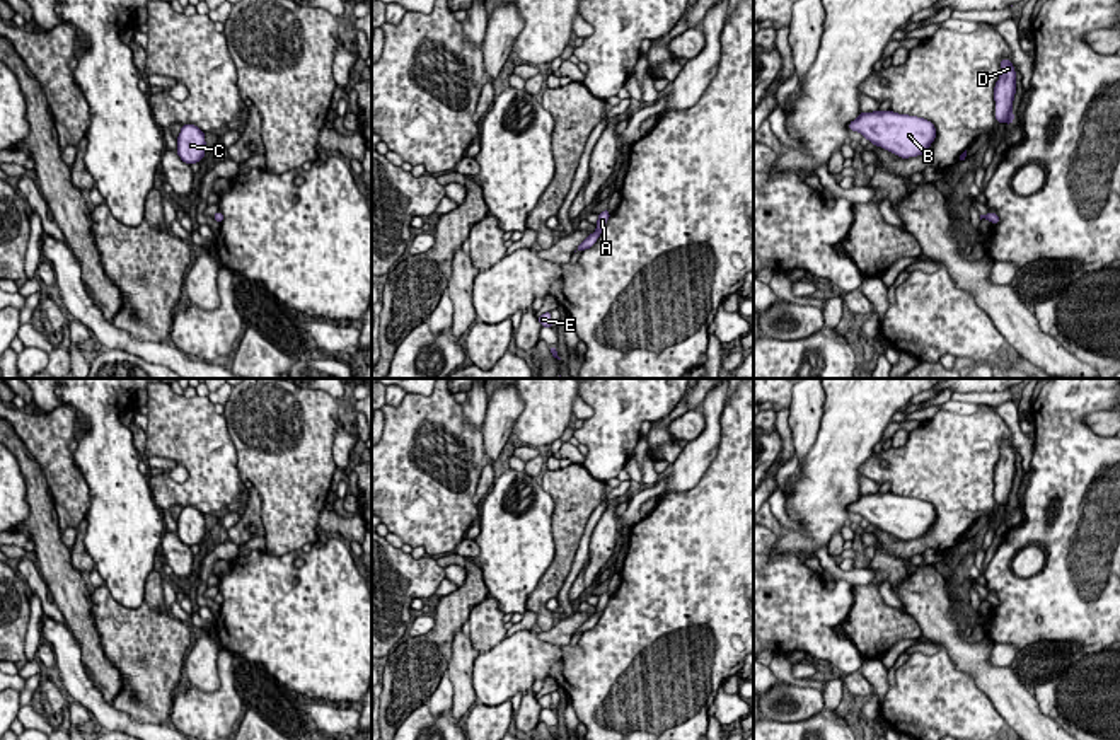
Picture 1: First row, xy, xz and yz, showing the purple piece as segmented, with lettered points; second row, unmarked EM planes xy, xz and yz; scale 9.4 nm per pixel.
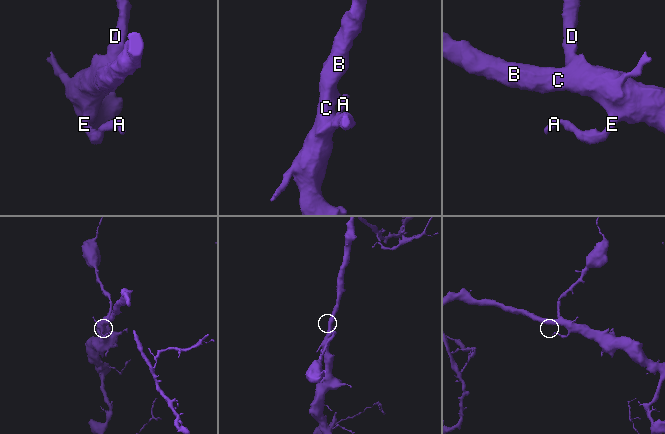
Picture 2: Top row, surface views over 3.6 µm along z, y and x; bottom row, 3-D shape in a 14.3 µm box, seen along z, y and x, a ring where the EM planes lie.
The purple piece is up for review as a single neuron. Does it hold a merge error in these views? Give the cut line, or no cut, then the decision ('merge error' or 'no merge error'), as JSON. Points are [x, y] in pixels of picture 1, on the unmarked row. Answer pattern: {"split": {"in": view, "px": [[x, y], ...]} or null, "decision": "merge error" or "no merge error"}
{"split": null, "decision": "no merge error"}

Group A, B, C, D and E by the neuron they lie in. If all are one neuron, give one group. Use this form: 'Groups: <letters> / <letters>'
Groups: A B C D E

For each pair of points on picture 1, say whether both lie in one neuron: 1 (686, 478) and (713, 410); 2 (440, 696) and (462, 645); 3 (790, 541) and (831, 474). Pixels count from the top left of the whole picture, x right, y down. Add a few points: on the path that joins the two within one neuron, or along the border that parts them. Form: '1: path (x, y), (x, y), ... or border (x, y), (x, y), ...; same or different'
1: path (694, 461), (710, 439), (713, 427); same
2: border (445, 674), (452, 686), (452, 710); different
3: path (808, 532), (820, 520), (822, 493); same

